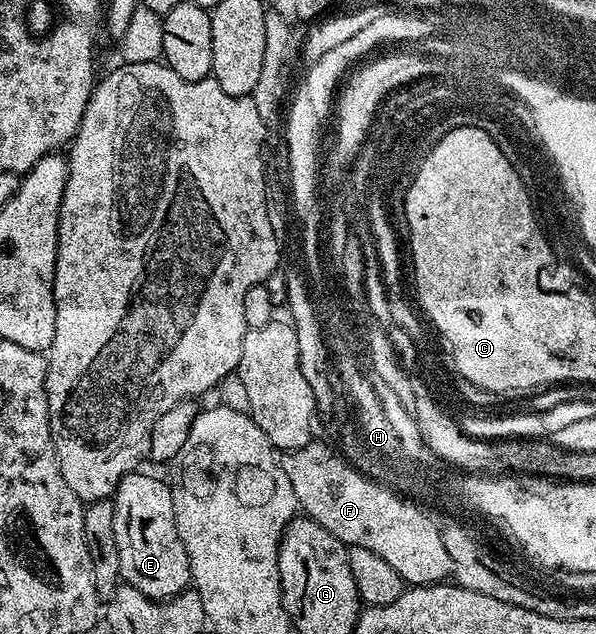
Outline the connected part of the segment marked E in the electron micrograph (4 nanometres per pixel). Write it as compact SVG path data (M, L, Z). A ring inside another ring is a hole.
M138 469L125 475L113 492L115 549L119 553L121 578L148 599L172 599L190 586L189 558L175 521L173 489L168 482L144 475Z

